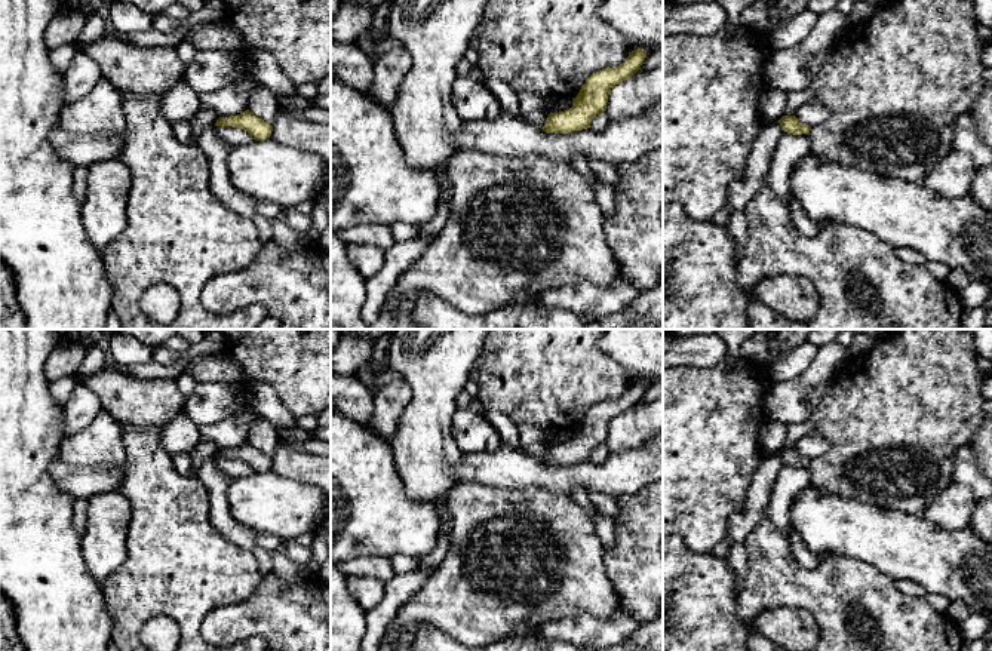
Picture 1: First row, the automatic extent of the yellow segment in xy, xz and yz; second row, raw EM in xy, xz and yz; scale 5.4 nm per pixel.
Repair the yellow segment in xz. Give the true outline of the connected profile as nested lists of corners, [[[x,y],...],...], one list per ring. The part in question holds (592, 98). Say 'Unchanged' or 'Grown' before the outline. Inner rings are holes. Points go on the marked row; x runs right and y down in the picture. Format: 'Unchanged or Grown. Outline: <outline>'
Unchanged. Outline: [[[642,47],[629,52],[623,64],[614,68],[602,68],[593,73],[572,98],[572,107],[565,111],[550,113],[541,128],[546,133],[571,133],[590,128],[592,119],[605,111],[609,90],[636,74],[644,64],[647,53]]]

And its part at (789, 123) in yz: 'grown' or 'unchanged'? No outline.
unchanged

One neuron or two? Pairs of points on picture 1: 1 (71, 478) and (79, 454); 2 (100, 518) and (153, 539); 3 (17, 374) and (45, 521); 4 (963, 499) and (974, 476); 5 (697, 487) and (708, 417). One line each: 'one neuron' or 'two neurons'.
1: two neurons
2: two neurons
3: one neuron
4: two neurons
5: one neuron

